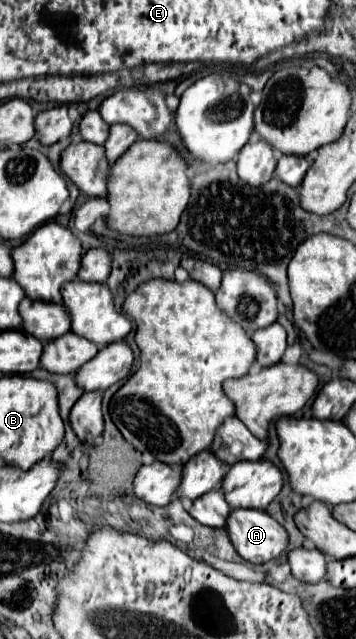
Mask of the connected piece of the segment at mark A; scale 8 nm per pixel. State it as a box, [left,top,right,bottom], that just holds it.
[226,509,288,565]

